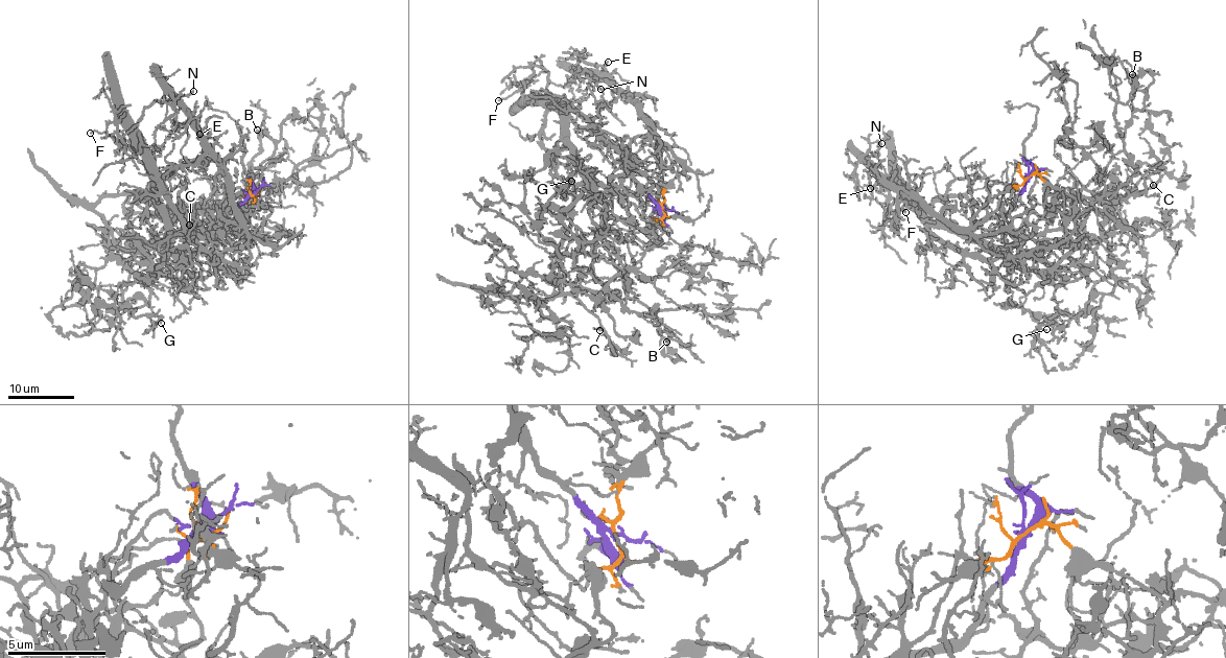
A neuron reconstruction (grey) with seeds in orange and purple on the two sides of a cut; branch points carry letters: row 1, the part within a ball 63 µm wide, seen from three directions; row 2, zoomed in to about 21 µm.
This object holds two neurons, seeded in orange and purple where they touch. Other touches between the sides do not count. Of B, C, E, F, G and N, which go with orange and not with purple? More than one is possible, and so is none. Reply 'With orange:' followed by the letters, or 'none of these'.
With orange: B, C, G

